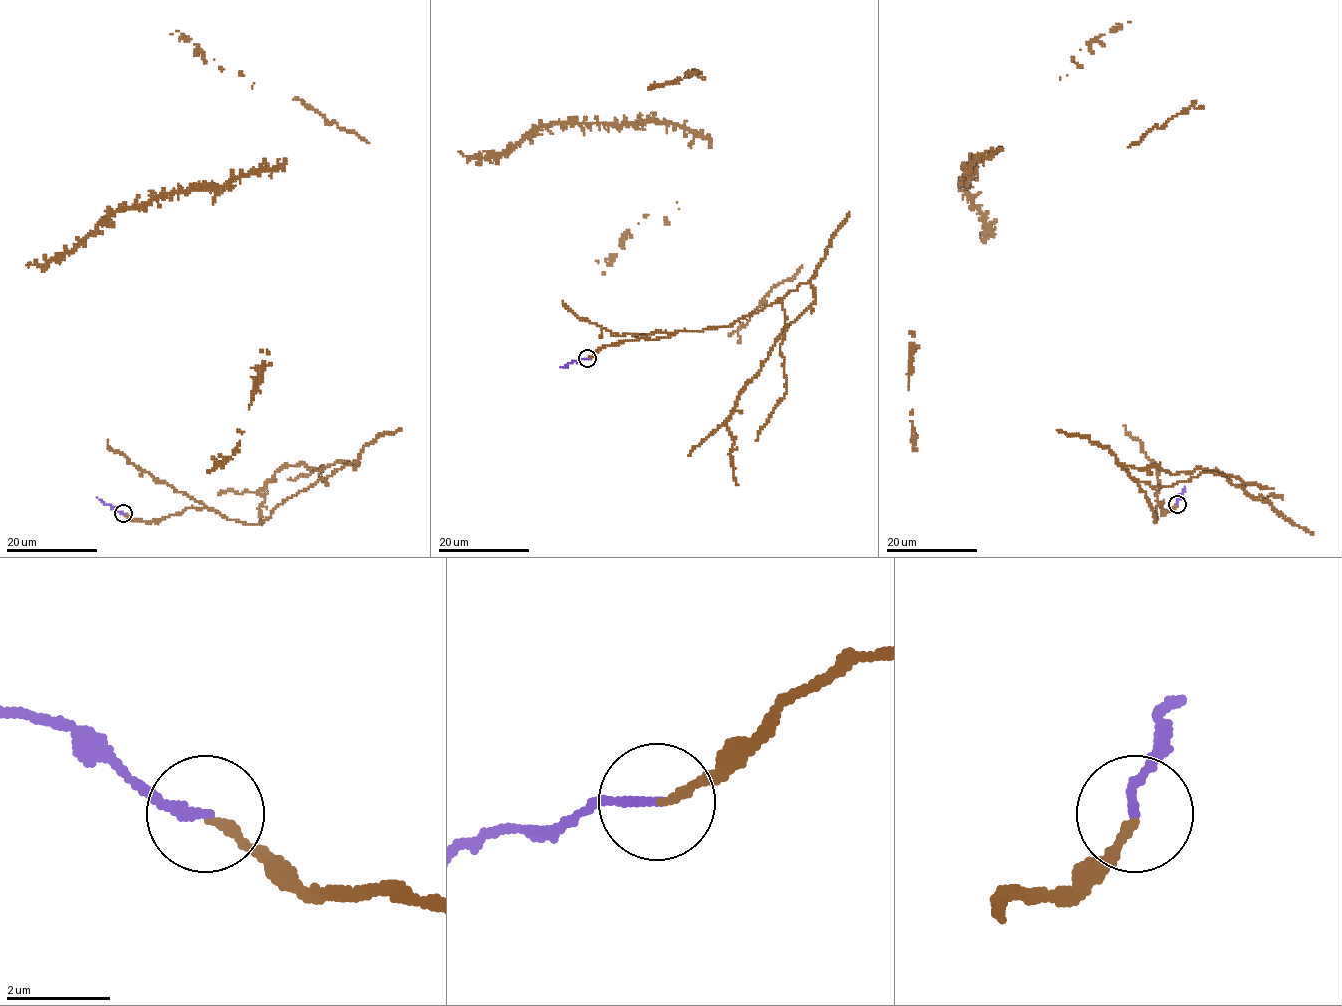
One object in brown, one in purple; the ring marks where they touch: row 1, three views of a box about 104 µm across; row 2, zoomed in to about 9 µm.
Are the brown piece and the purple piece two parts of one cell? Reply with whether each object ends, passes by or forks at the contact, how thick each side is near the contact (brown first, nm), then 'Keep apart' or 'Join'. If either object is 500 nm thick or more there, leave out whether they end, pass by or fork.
At the ring brown ends. At the ring purple ends. Thickness 170 nm (brown) against 180 nm. Keep apart

